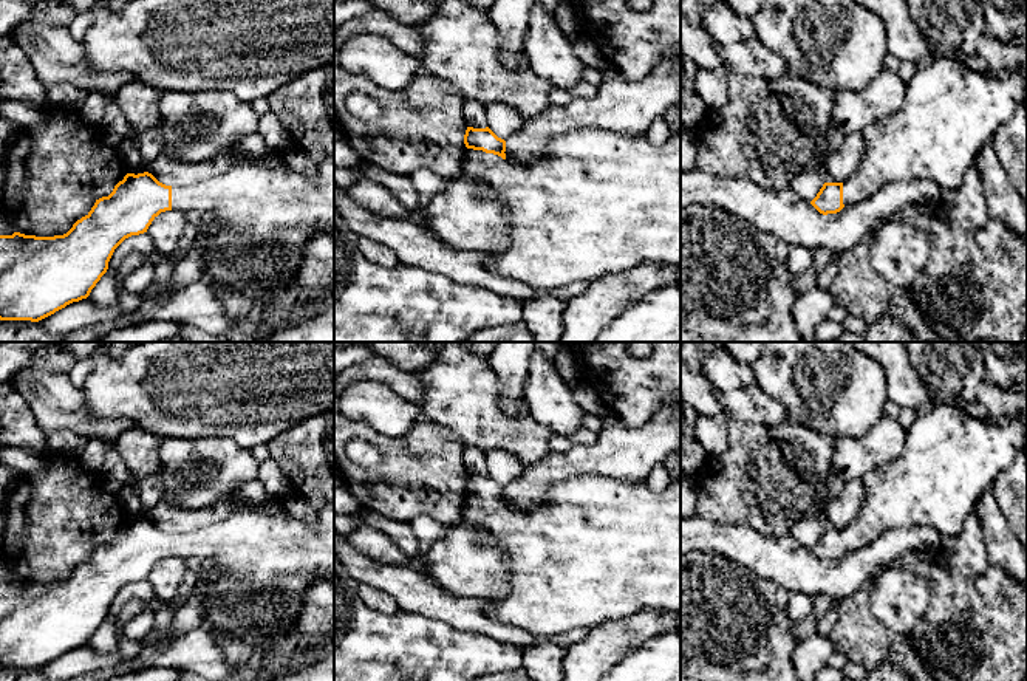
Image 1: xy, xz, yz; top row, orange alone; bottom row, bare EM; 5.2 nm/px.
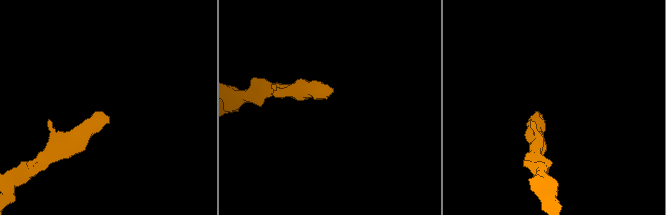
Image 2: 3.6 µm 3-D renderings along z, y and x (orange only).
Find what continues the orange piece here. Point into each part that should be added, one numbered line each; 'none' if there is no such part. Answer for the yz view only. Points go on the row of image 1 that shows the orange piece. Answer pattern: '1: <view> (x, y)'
1: yz (950, 110)

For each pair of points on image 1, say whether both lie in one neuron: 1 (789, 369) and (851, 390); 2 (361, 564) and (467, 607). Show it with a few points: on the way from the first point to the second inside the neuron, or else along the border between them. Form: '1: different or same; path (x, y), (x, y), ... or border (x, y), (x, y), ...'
1: same; path (805, 369), (812, 369), (826, 383), (837, 383)
2: same; path (387, 578), (409, 584), (418, 593), (441, 605)

